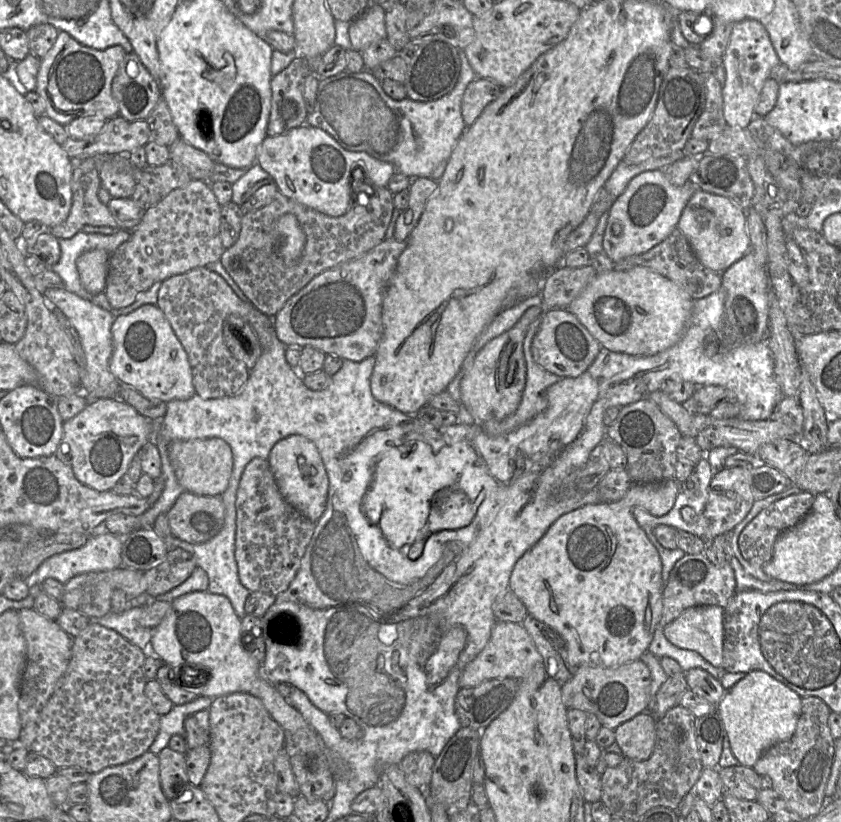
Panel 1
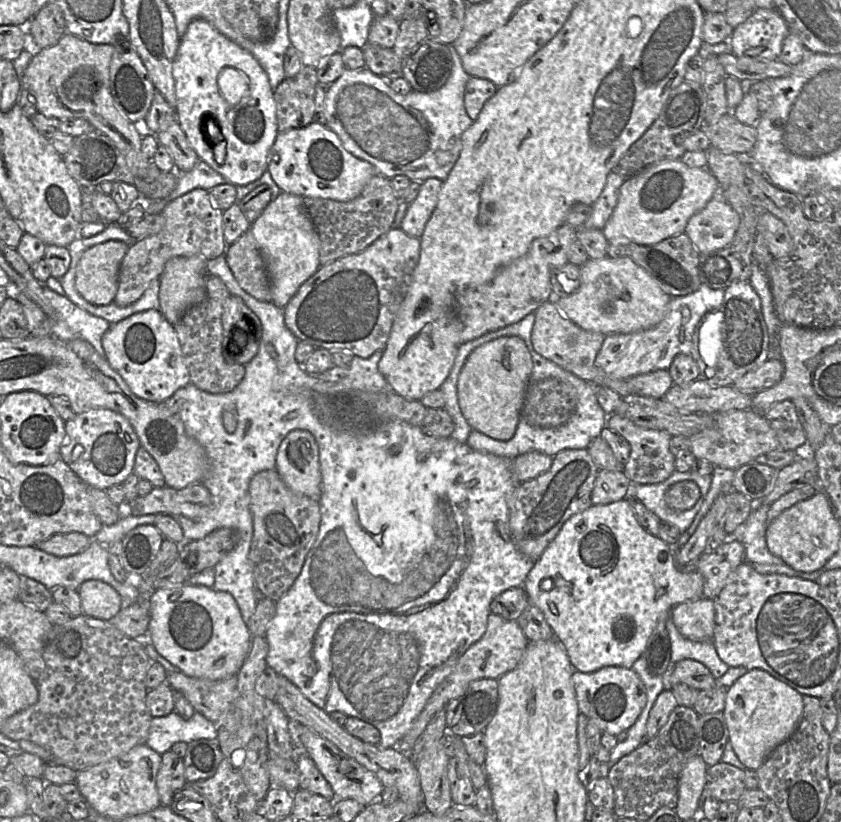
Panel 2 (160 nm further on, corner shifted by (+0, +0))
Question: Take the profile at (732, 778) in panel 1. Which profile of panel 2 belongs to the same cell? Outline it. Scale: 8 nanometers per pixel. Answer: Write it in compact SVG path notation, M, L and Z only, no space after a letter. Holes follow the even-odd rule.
M721 761L708 767L705 792L721 802L737 802L747 790L745 776L746 770Z

